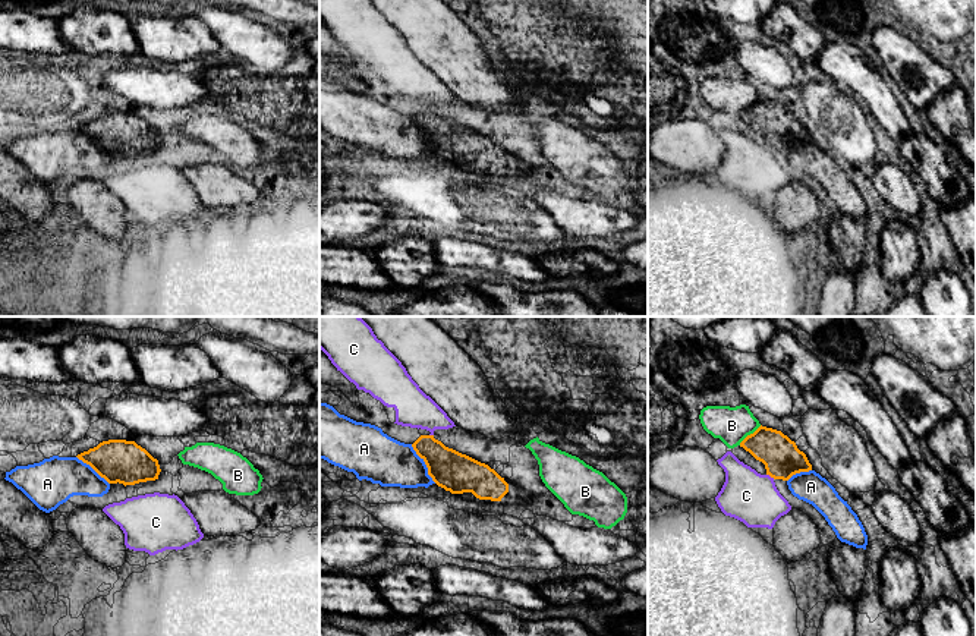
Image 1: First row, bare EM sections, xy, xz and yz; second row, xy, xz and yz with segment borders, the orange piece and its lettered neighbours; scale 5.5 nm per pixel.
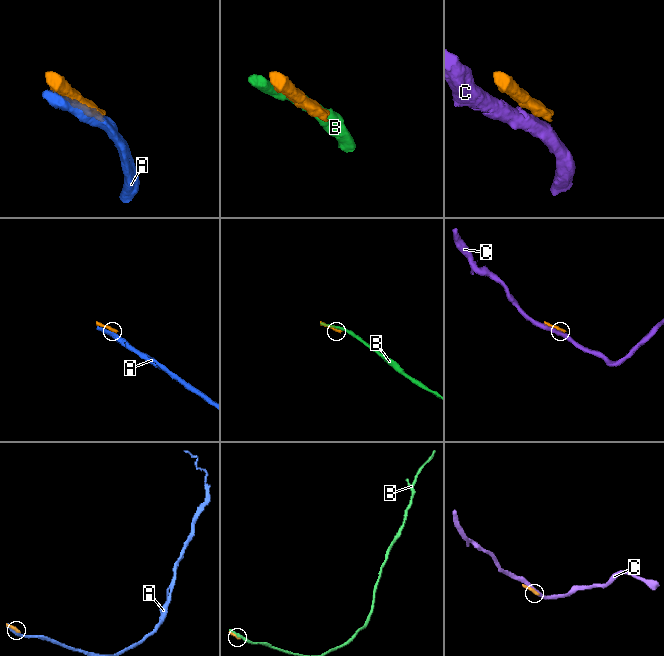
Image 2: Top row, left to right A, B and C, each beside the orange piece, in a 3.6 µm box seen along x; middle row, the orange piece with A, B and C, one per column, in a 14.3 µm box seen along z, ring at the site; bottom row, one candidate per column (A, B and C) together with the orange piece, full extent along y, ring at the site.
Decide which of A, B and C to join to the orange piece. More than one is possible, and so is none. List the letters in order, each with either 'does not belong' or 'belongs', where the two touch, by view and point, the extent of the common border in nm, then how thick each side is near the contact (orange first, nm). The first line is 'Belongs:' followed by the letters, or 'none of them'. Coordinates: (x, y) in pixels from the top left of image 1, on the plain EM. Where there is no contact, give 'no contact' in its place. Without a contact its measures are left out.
Belongs: none of them
A: does not belong; meets orange in xz at (425, 135); contact 260 nm long; 220 nm thick on the orange side, 260 nm on the other
B: does not belong; meets orange in yz at (751, 106); contact 170 nm long; 200 nm thick on the orange side, 200 nm on the other
C: does not belong; meets orange in yz at (771, 148); contact 50 nm long; 200 nm thick on the orange side, 280 nm on the other

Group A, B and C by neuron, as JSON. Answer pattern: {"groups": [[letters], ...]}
{"groups": [["A"], ["B"], ["C"]]}

